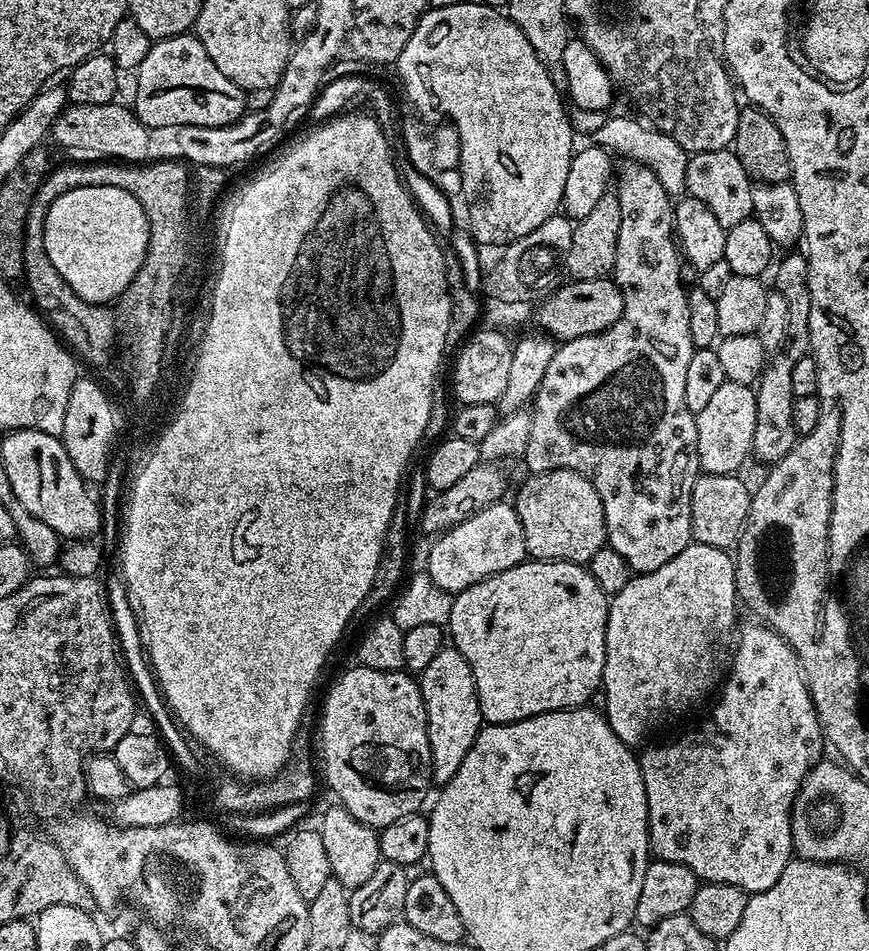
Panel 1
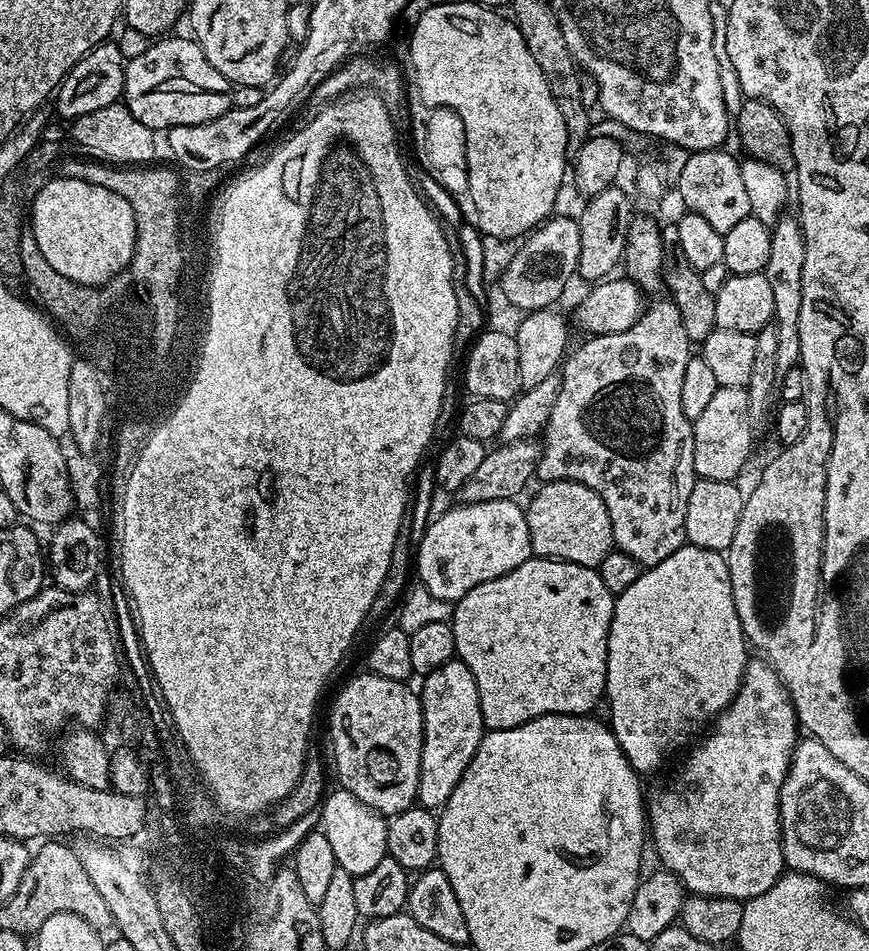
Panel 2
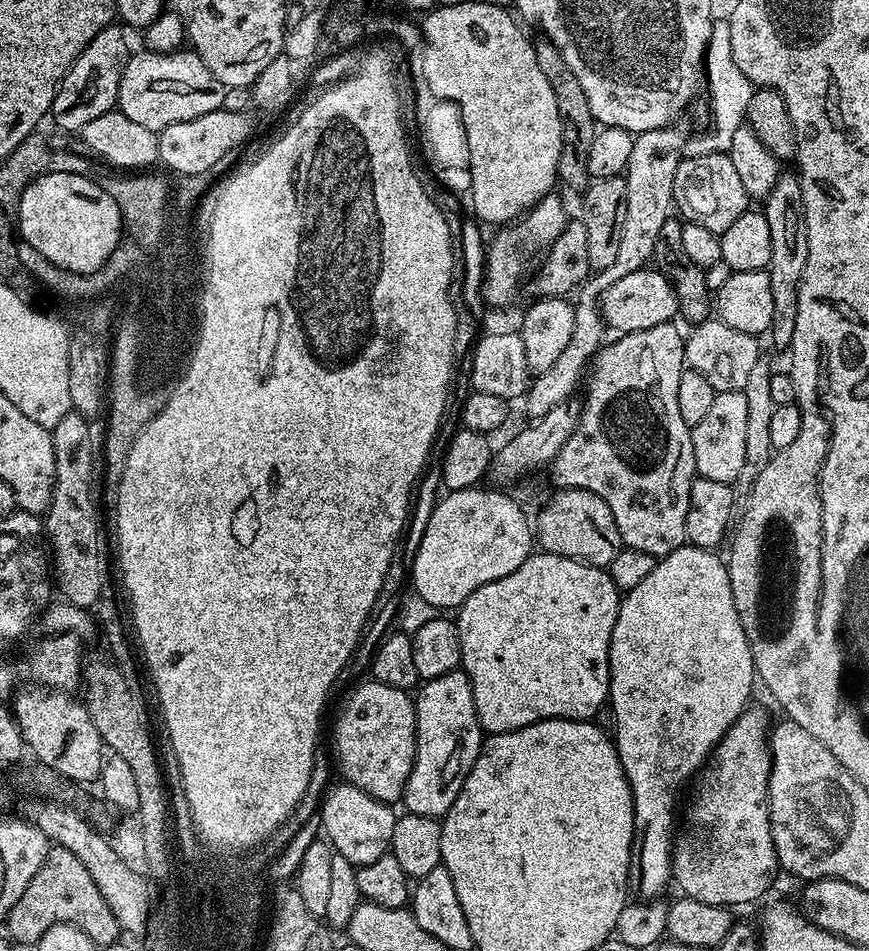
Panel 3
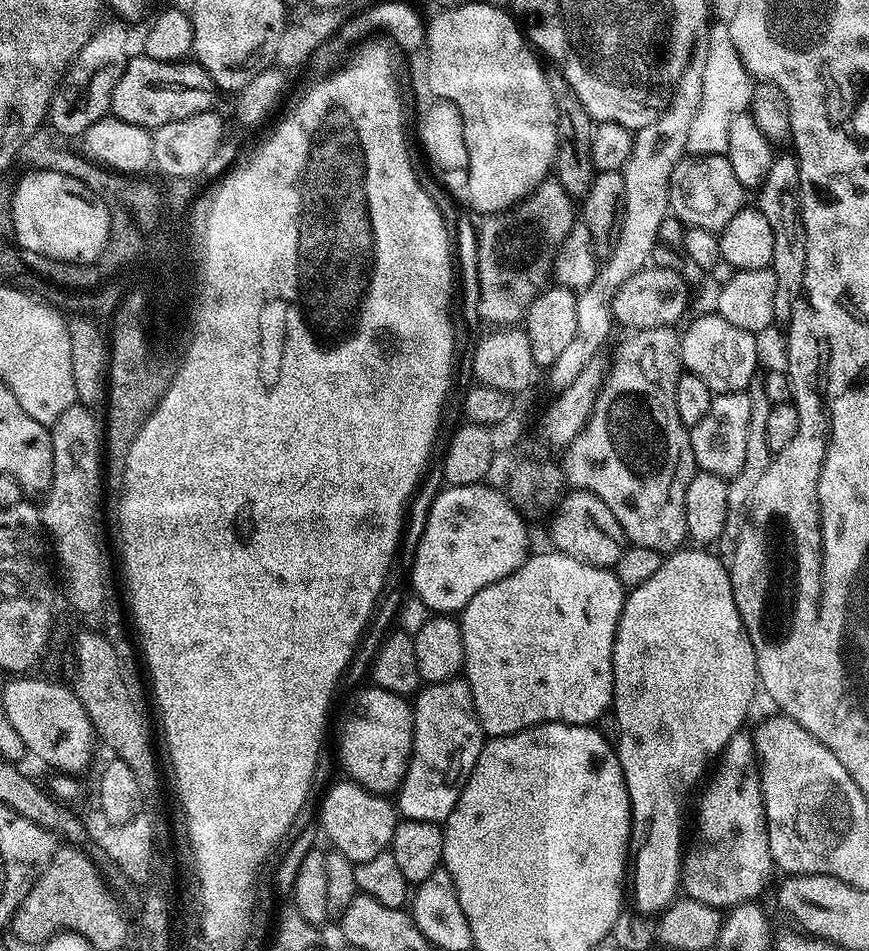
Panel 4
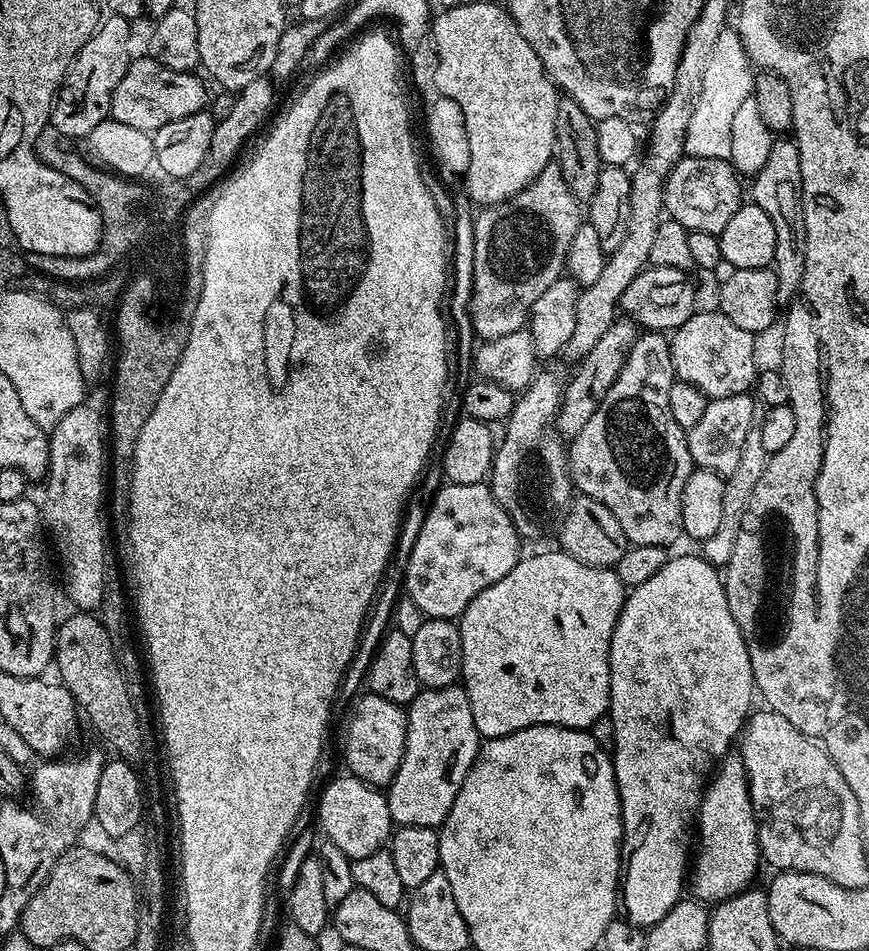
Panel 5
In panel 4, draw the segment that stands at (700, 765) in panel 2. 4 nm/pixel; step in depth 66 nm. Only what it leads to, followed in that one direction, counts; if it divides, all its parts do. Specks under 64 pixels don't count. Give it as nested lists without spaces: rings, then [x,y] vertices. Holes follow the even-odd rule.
[[[733,742],[724,749],[722,753],[722,761],[724,760],[724,765],[717,770],[716,773],[713,771],[711,773],[710,779],[707,781],[708,789],[704,792],[704,797],[700,800],[700,833],[696,836],[696,856],[691,856],[691,854],[685,855],[682,860],[682,892],[685,897],[689,900],[697,900],[698,902],[706,902],[706,906],[711,908],[718,908],[721,910],[727,910],[736,907],[737,904],[745,904],[747,902],[755,901],[756,896],[760,896],[764,892],[764,887],[768,884],[768,879],[771,878],[772,872],[774,873],[774,865],[772,863],[772,855],[768,849],[768,827],[764,821],[764,803],[760,798],[760,779],[758,768],[754,760],[754,752],[751,747],[748,748],[744,744],[739,744],[739,742]]]

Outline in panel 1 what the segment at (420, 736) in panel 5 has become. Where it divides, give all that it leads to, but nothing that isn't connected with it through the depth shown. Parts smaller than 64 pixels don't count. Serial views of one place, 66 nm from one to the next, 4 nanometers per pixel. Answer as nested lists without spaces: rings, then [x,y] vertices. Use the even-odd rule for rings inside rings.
[[[454,646],[438,650],[430,666],[419,672],[418,683],[428,719],[432,779],[437,785],[443,786],[450,782],[450,778],[454,778],[454,774],[458,774],[462,758],[466,758],[470,746],[474,746],[474,738],[478,738],[484,724],[484,715],[478,706],[470,662],[466,662],[466,658]]]

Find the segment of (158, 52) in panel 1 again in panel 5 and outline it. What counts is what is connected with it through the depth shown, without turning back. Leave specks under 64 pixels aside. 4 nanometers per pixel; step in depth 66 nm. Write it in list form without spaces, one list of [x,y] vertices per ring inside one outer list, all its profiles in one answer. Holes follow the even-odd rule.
[[[150,56],[135,57],[114,92],[111,119],[155,134],[162,126],[166,126],[166,122],[178,122],[178,118],[201,111],[209,103],[210,92],[204,89],[203,82],[196,76],[192,72],[168,69]]]

